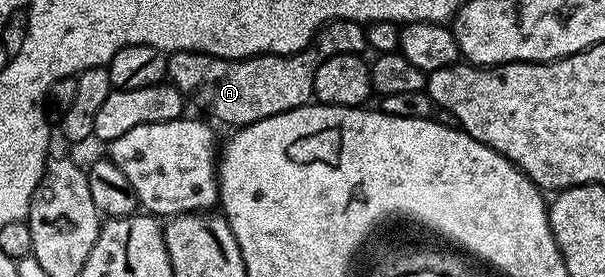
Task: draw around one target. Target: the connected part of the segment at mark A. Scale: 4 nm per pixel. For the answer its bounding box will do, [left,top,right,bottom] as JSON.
[167,20,366,126]

